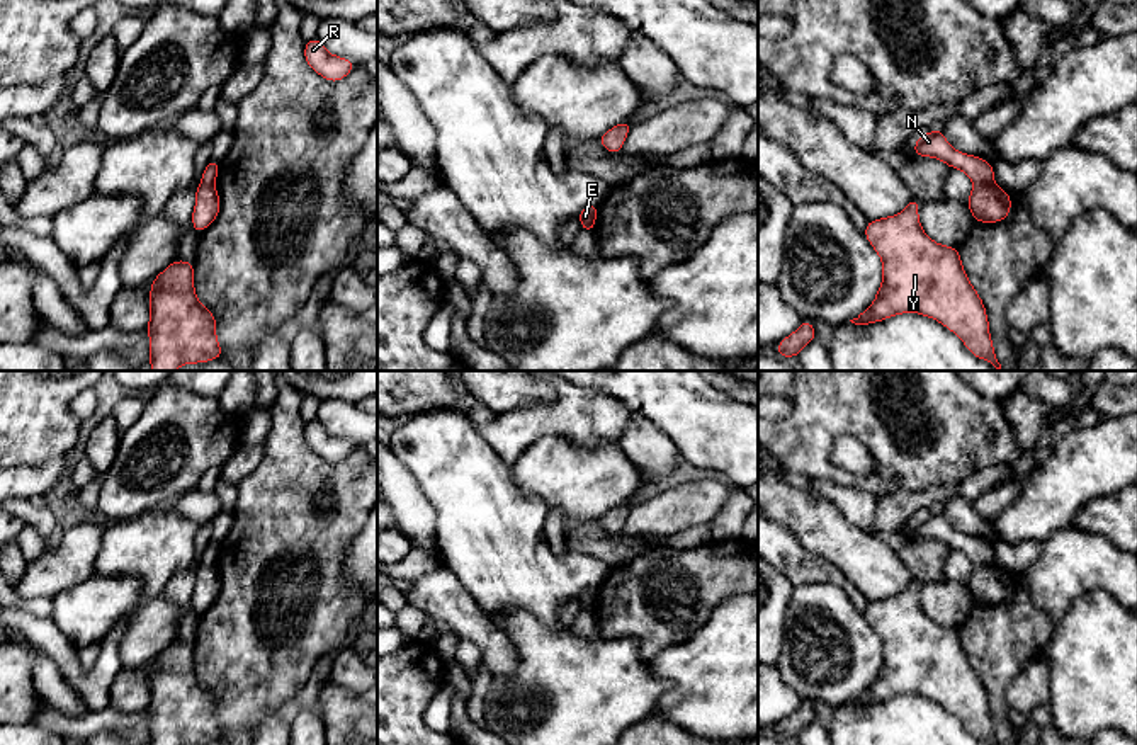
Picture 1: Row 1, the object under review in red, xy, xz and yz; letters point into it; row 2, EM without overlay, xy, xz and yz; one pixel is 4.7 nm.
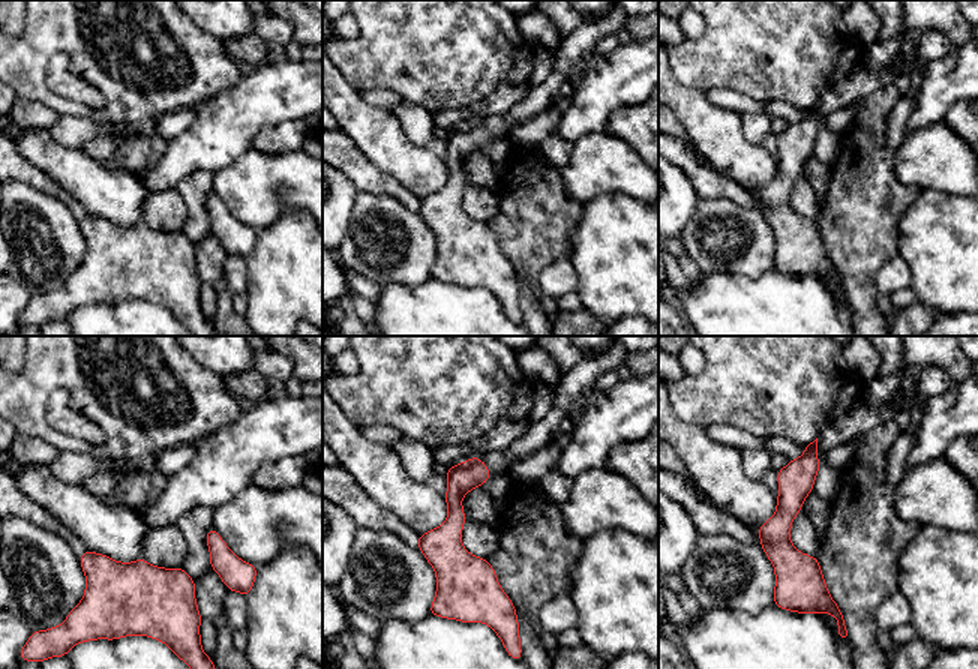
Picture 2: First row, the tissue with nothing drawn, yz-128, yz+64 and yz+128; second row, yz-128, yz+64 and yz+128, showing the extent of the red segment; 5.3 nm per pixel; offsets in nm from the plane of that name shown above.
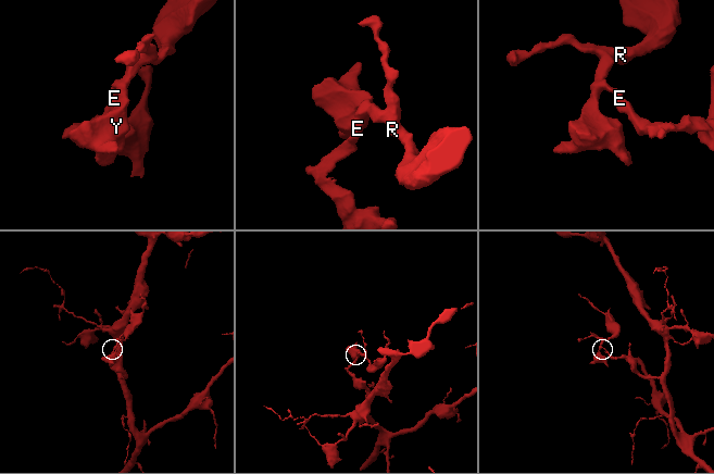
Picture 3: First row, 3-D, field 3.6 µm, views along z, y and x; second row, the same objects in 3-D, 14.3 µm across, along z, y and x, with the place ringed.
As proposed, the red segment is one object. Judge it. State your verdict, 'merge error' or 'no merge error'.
merge error

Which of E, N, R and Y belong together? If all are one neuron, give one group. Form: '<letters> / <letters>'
E / N R Y

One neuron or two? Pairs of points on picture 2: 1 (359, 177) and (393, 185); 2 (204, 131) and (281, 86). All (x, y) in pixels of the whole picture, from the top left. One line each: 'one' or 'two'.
1: one
2: one

